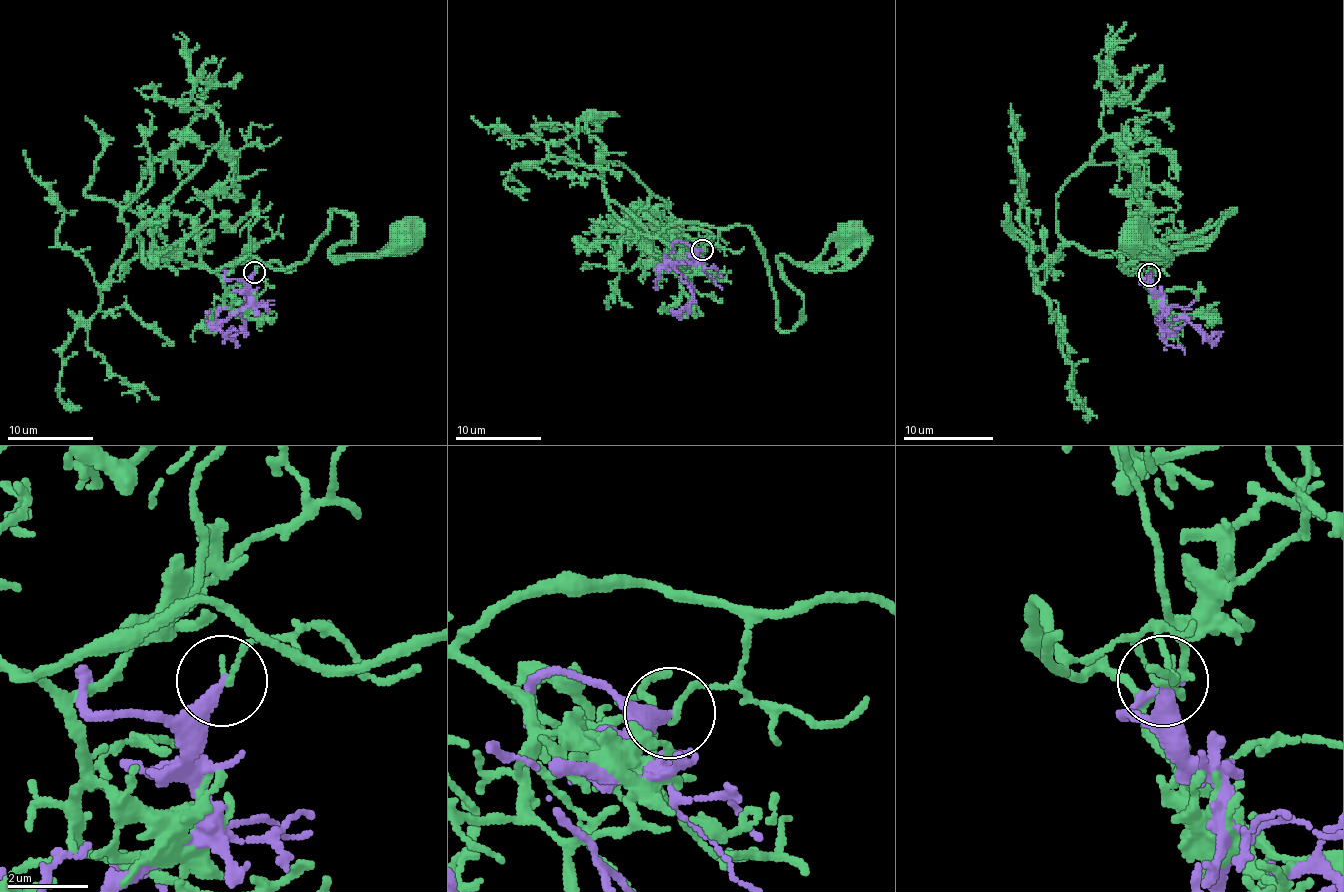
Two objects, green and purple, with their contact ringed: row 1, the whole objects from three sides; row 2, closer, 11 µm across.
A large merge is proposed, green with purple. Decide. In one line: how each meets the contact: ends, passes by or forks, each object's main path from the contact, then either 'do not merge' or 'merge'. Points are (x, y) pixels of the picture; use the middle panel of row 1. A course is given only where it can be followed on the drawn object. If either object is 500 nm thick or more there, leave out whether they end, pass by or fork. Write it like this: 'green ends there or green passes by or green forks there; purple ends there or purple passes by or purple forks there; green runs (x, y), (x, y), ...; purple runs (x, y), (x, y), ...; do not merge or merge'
green ends there; purple ends there; green runs (703, 249), (711, 225), (655, 236), (615, 204), (582, 120), (576, 135), (533, 116); purple runs (703, 249), (696, 262), (675, 264), (692, 292), (692, 300), (681, 311), (681, 320); do not merge

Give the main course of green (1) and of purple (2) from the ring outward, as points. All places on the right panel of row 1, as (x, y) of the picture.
1: (1148, 275), (1065, 244), (1031, 266), (1013, 232), (1029, 241), (1008, 110)
2: (1148, 275), (1162, 307), (1164, 325), (1180, 318), (1214, 341), (1223, 332)

